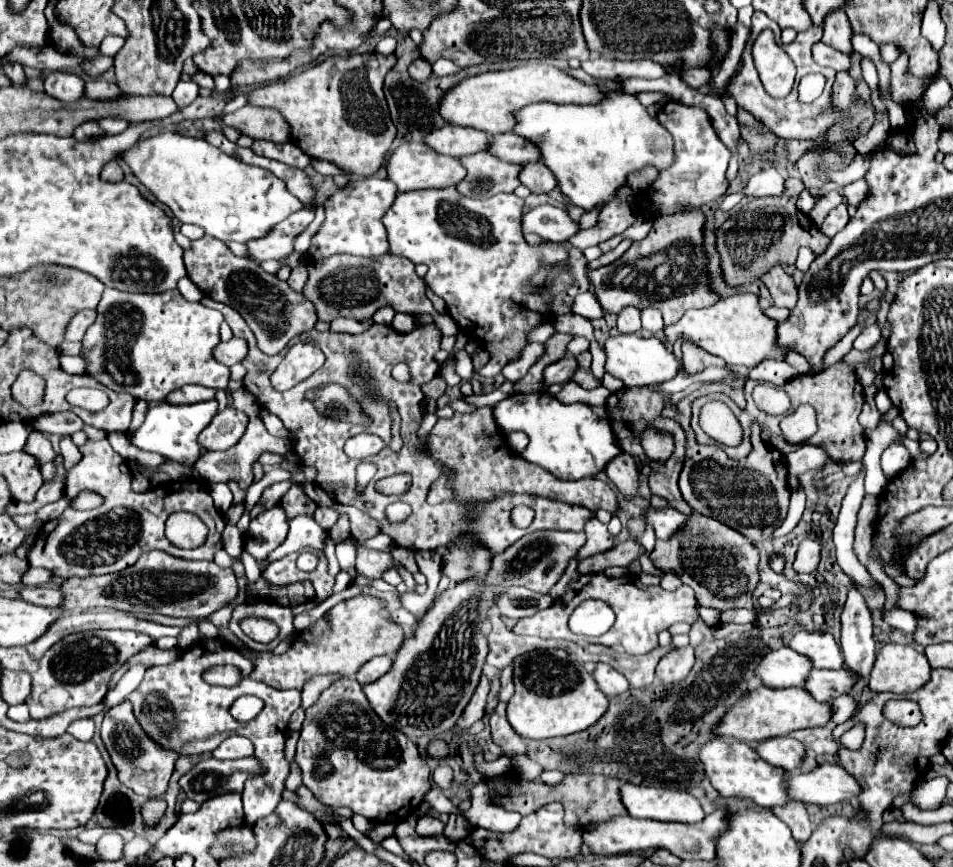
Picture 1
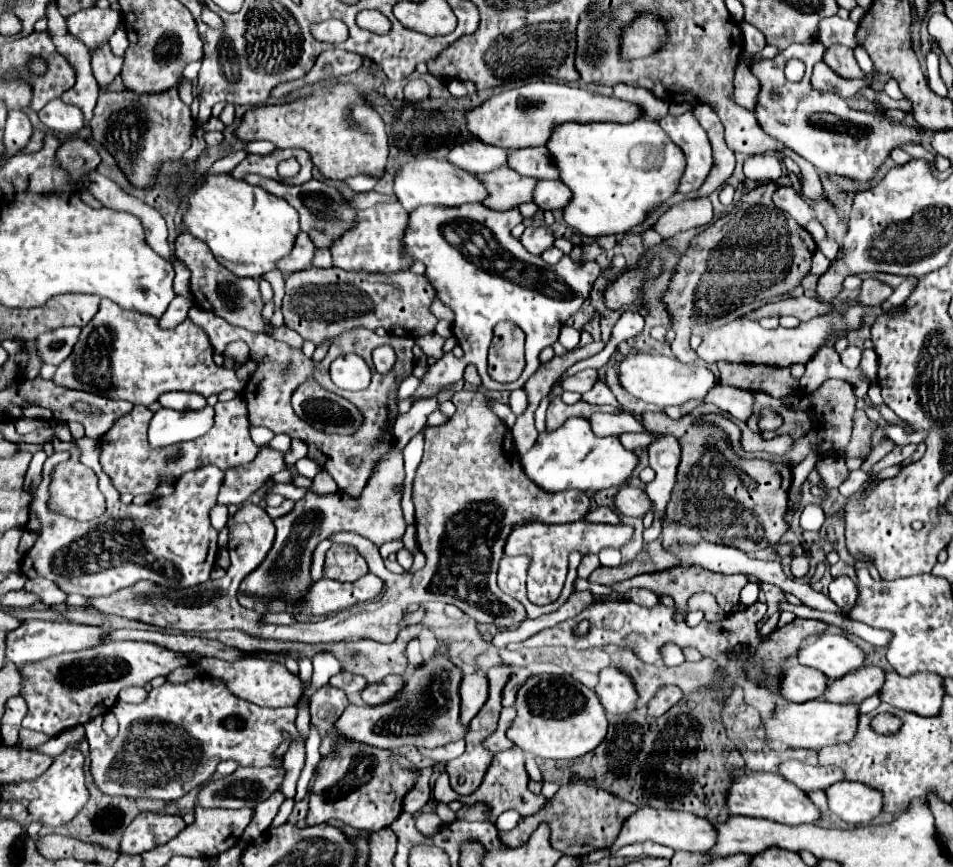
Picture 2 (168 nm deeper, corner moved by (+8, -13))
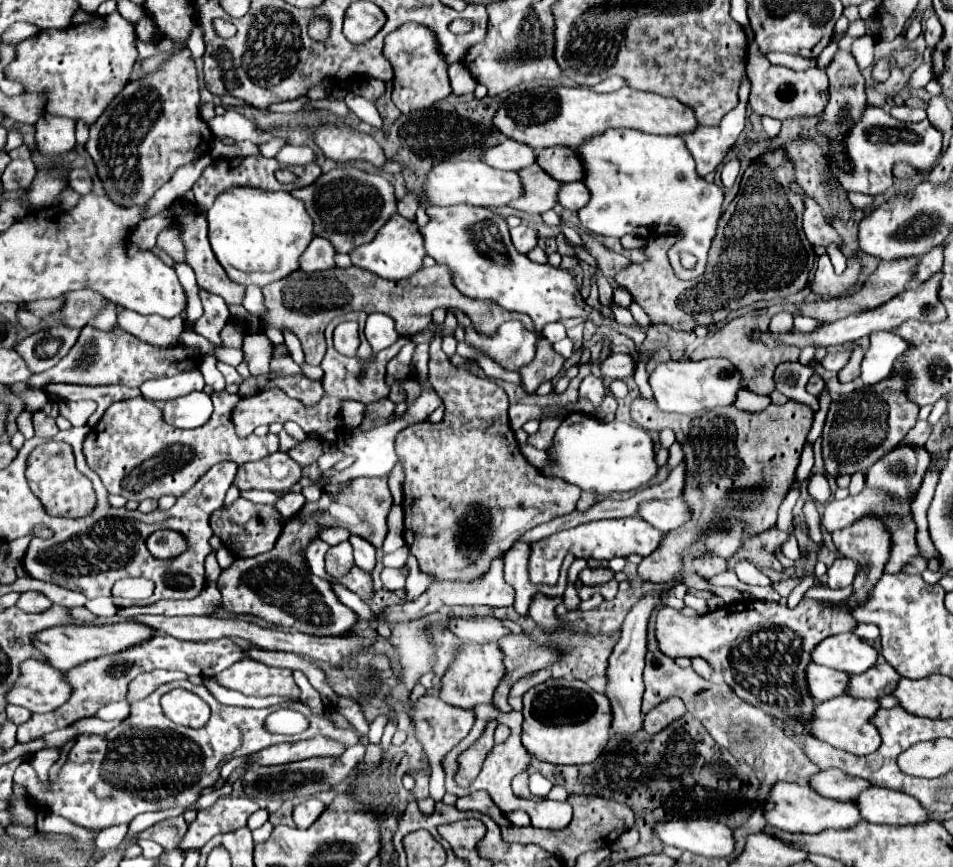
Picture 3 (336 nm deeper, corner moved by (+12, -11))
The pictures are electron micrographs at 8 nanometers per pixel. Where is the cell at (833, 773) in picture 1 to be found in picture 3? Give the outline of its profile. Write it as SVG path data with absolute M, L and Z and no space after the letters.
M867 787L853 799L855 807L861 811L861 819L869 823L923 823L929 819L927 811L909 795L887 789L887 787Z

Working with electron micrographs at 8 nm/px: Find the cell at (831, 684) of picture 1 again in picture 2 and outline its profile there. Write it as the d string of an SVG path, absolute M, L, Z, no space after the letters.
M861 667L853 673L847 673L841 679L829 681L825 691L825 701L833 701L839 705L853 703L859 705L863 699L877 695L881 685L885 683L885 671L879 667Z

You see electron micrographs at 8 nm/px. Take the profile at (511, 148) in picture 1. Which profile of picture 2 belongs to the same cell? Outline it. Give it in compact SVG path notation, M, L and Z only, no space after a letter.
M529 147L529 149L515 149L509 155L509 167L525 177L535 179L557 179L557 165L549 157L545 147Z

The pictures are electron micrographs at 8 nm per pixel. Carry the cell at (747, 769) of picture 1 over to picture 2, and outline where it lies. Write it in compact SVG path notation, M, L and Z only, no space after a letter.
M737 769L733 773L735 783L729 789L729 811L733 815L749 815L749 817L761 817L785 825L803 825L813 823L821 817L819 807L811 803L805 791L797 789L797 785L785 781L781 775L775 773L763 773L763 771L749 771L749 769Z

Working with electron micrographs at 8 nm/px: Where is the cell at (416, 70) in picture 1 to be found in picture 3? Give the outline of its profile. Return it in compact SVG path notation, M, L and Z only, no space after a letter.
M405 23L403 27L389 33L384 40L383 54L395 67L393 79L393 103L401 113L425 109L451 93L449 79L447 79L447 63L437 53L435 35L419 25L419 23Z

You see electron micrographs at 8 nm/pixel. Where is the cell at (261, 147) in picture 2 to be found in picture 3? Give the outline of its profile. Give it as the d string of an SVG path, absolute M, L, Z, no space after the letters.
M285 145L275 155L275 159L279 163L283 163L283 165L305 165L305 163L315 161L315 153L309 147L291 147L291 145Z

